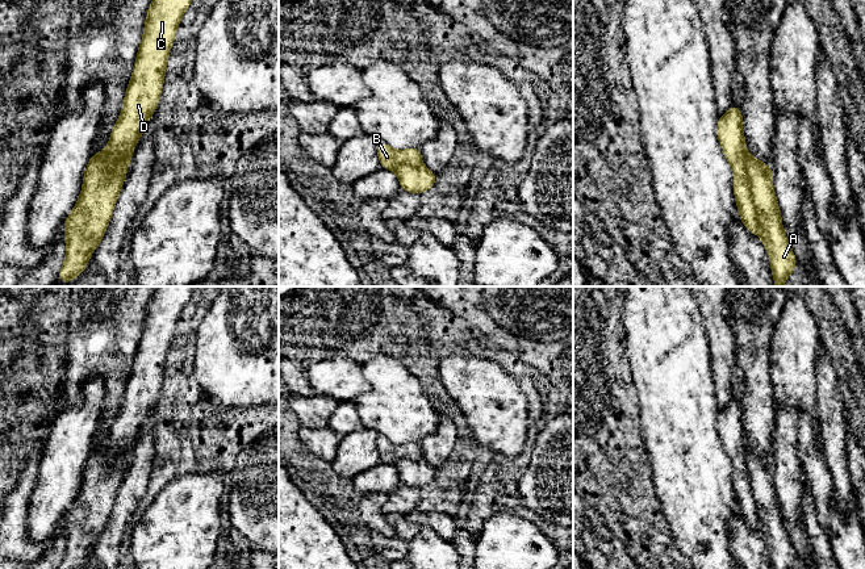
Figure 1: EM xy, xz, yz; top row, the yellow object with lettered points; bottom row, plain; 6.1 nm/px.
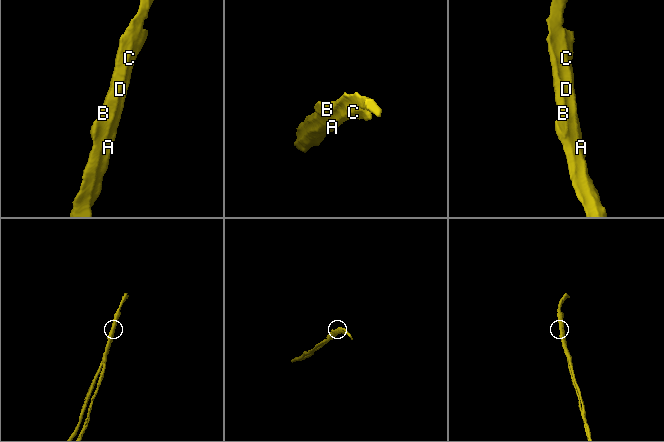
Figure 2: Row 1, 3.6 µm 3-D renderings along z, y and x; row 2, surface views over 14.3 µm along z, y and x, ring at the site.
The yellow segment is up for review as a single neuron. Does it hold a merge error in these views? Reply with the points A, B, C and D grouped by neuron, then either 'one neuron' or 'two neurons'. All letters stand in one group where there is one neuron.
A C D / B | two neurons

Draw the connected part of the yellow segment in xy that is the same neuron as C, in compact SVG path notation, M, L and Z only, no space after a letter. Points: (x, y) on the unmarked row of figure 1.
M156 286L147 304L143 331L121 409L109 431L106 463L129 456L162 388L175 327L196 286Z

